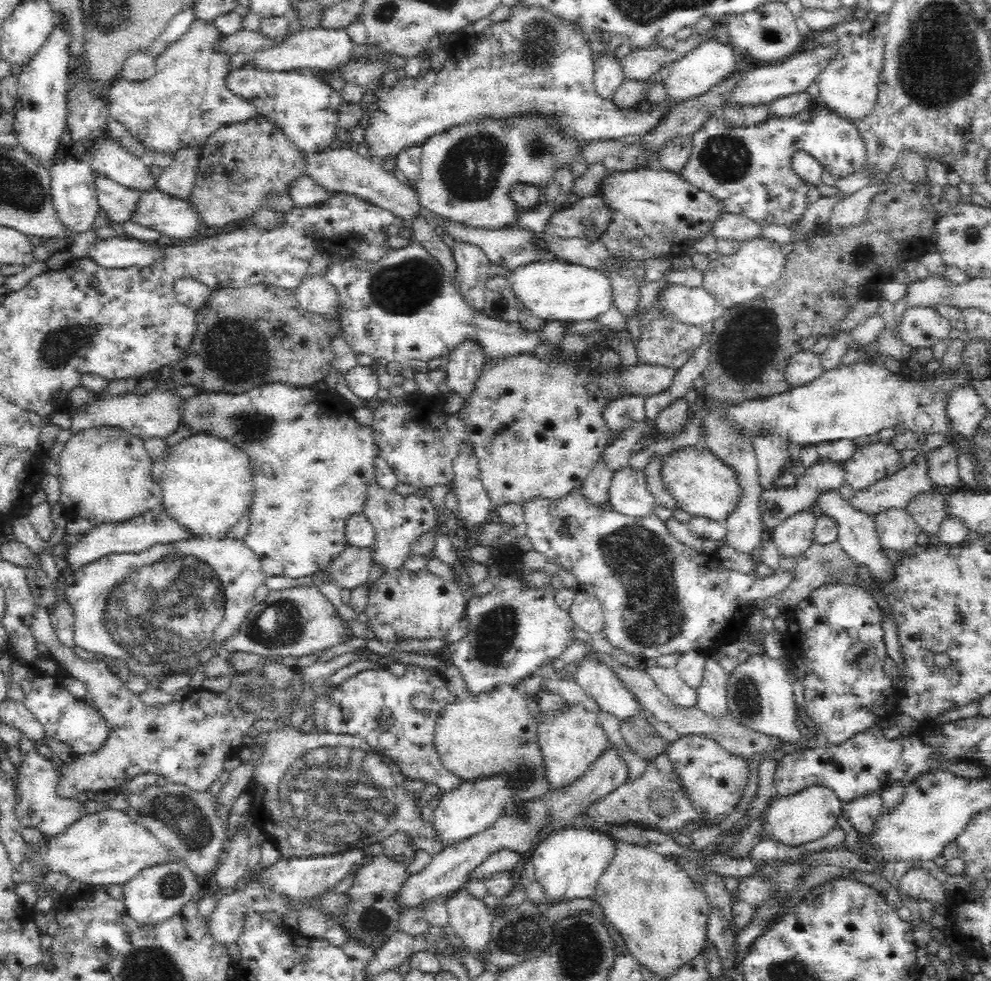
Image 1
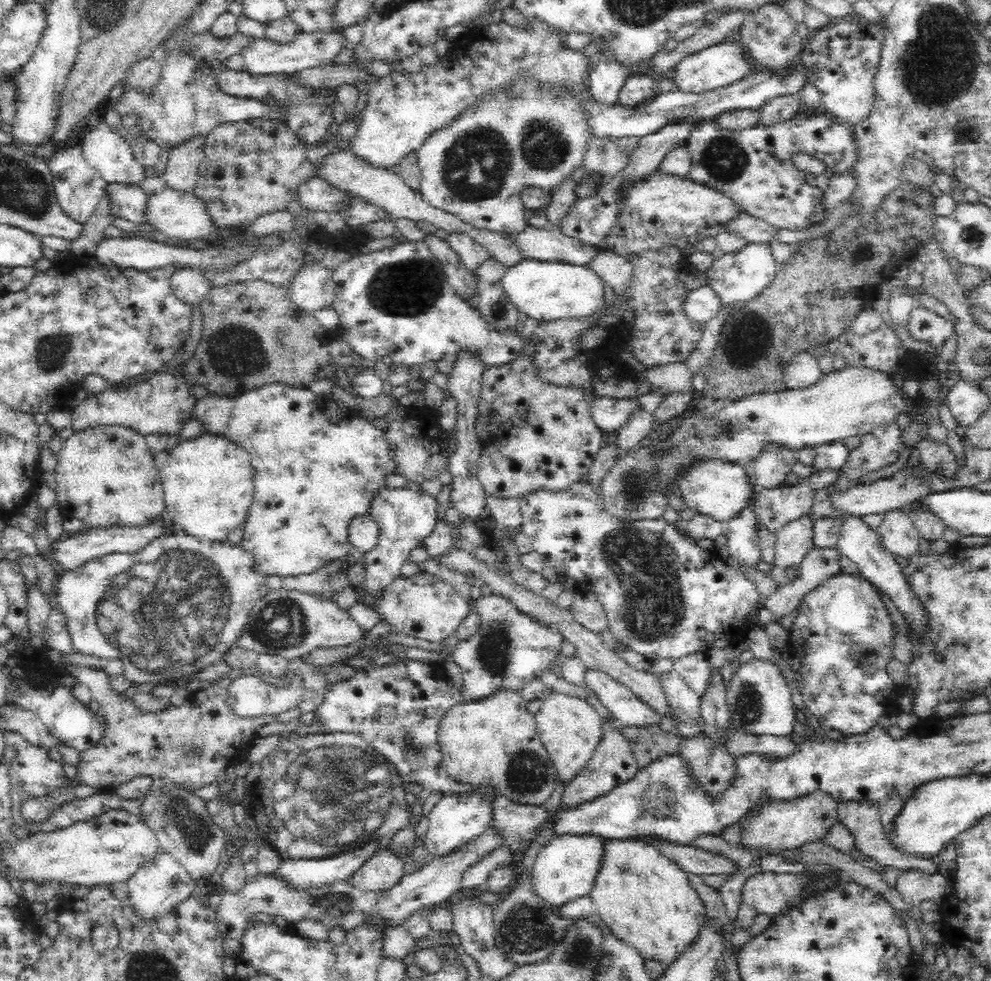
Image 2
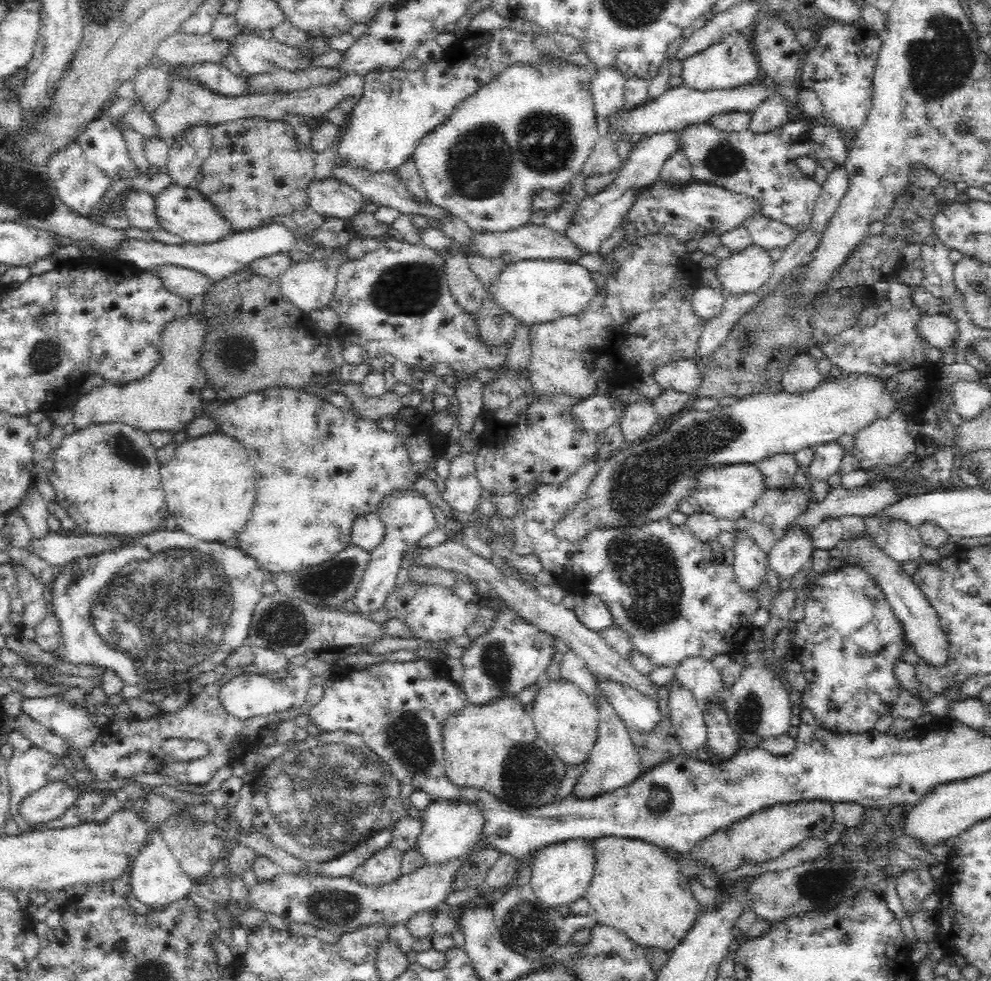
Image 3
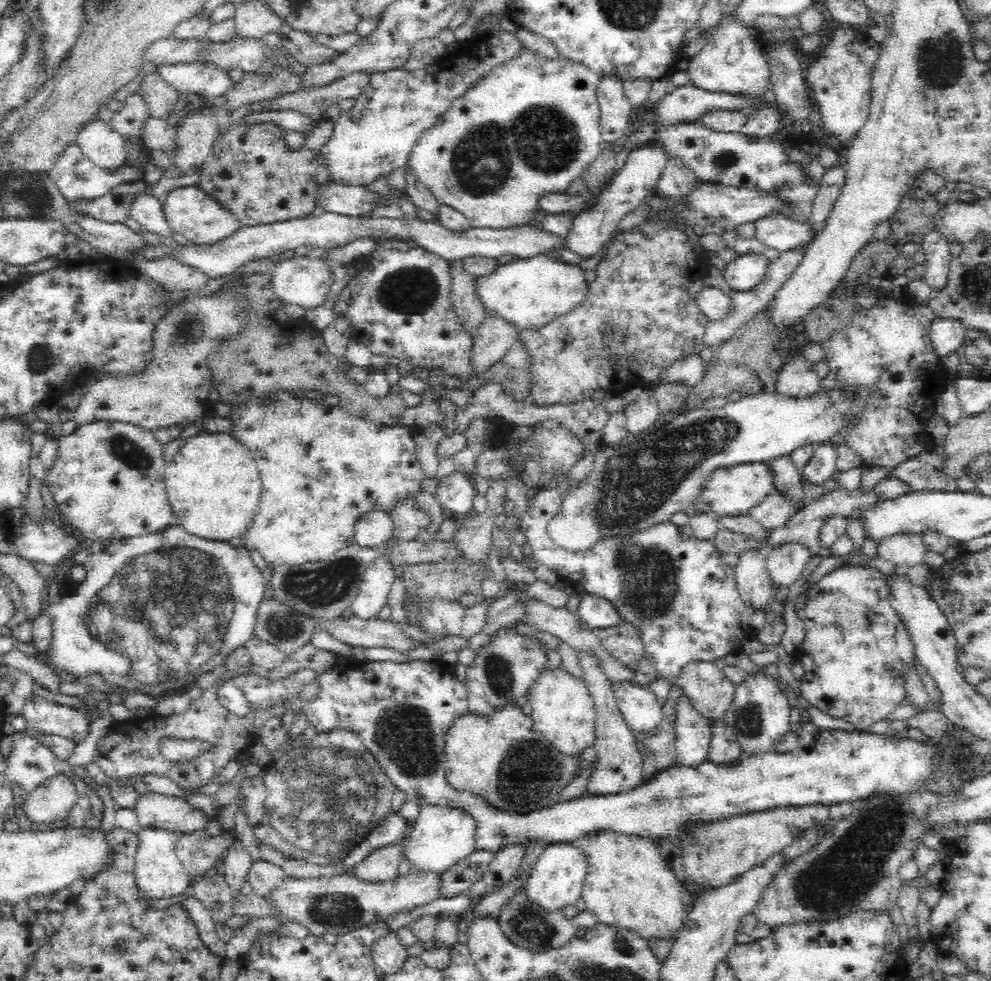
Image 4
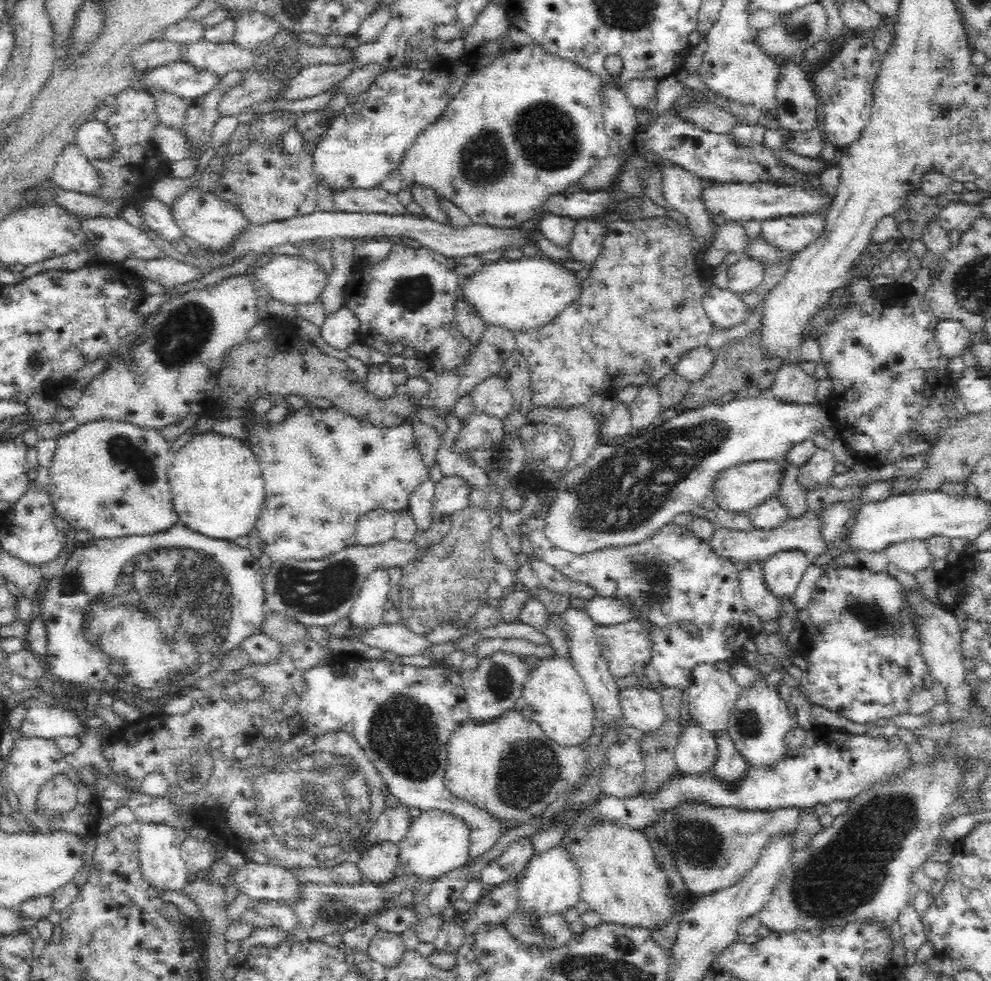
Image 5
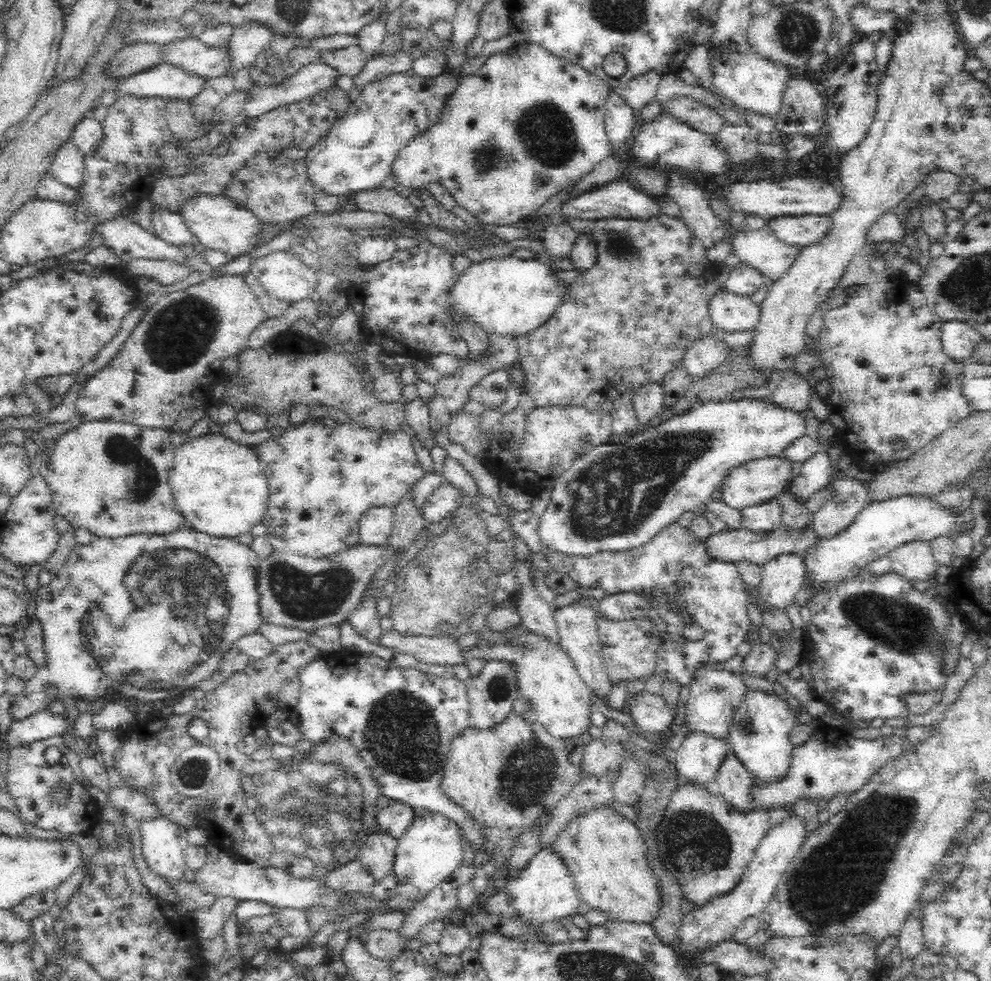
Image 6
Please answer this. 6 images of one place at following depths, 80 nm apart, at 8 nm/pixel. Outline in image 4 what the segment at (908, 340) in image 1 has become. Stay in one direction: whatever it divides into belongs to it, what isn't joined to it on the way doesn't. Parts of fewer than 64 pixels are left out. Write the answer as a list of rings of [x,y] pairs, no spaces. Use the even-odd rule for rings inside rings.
[[[934,318],[930,324],[930,340],[938,355],[950,356],[966,340],[966,327],[955,318]]]

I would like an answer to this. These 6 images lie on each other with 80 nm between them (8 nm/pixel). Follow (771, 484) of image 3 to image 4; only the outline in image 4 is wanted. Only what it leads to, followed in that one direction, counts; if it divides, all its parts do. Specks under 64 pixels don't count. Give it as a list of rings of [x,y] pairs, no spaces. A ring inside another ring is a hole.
[[[785,455],[766,464],[773,468],[775,490],[782,499],[790,499],[790,502],[794,502],[795,509],[802,510],[808,504],[808,500],[801,472],[790,461],[790,456]]]

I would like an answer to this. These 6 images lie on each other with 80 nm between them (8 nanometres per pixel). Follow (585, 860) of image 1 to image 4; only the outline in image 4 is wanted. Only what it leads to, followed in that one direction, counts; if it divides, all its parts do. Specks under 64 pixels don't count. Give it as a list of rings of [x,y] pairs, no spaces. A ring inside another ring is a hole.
[[[554,843],[548,846],[531,864],[528,880],[523,886],[523,894],[530,902],[544,910],[559,911],[564,906],[572,906],[581,897],[586,863],[582,853],[569,843]]]

